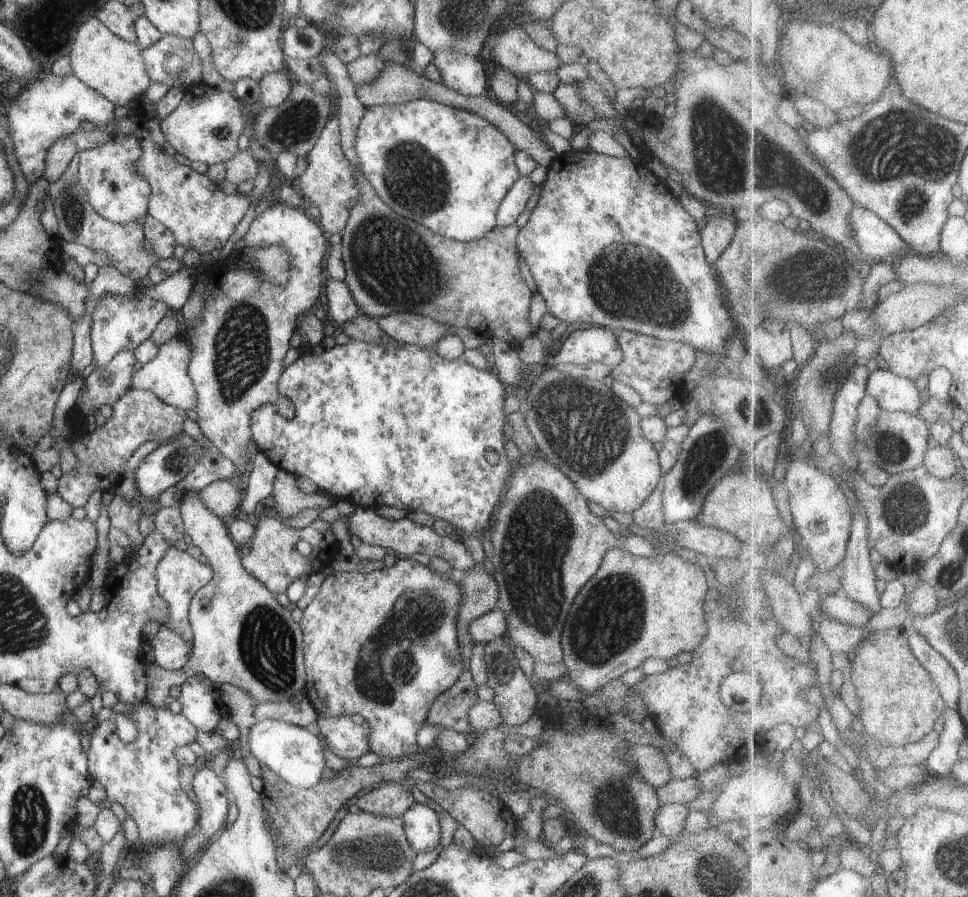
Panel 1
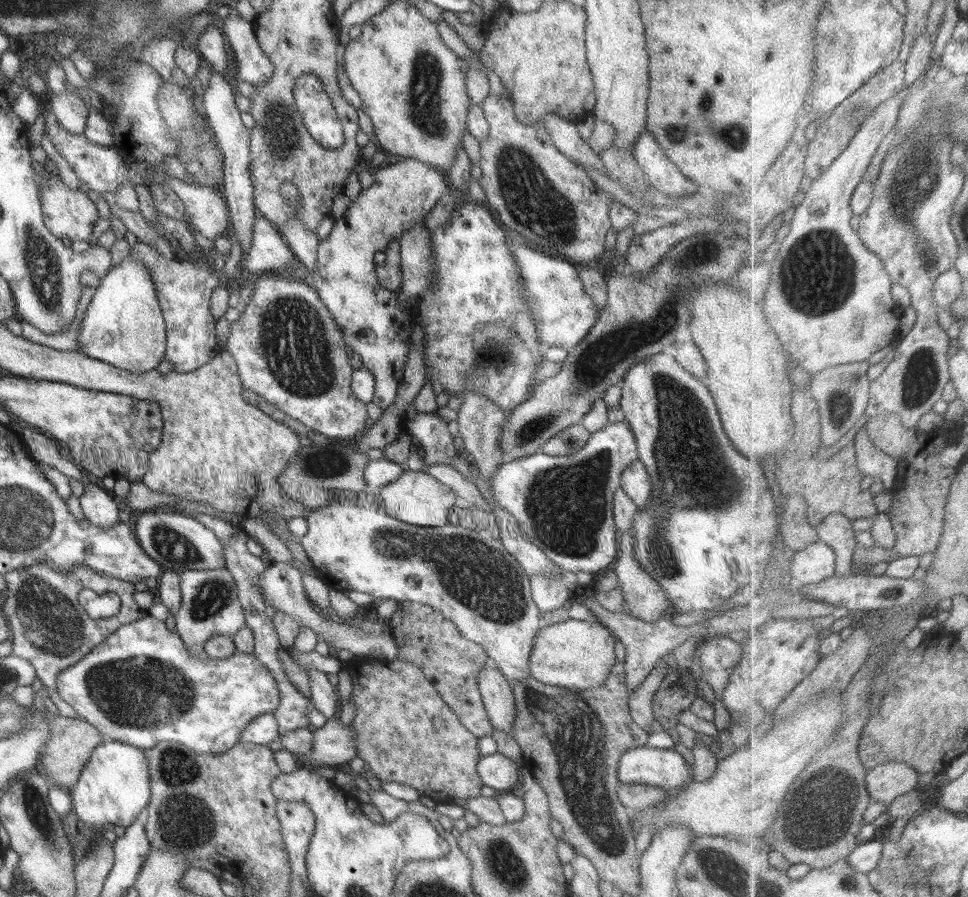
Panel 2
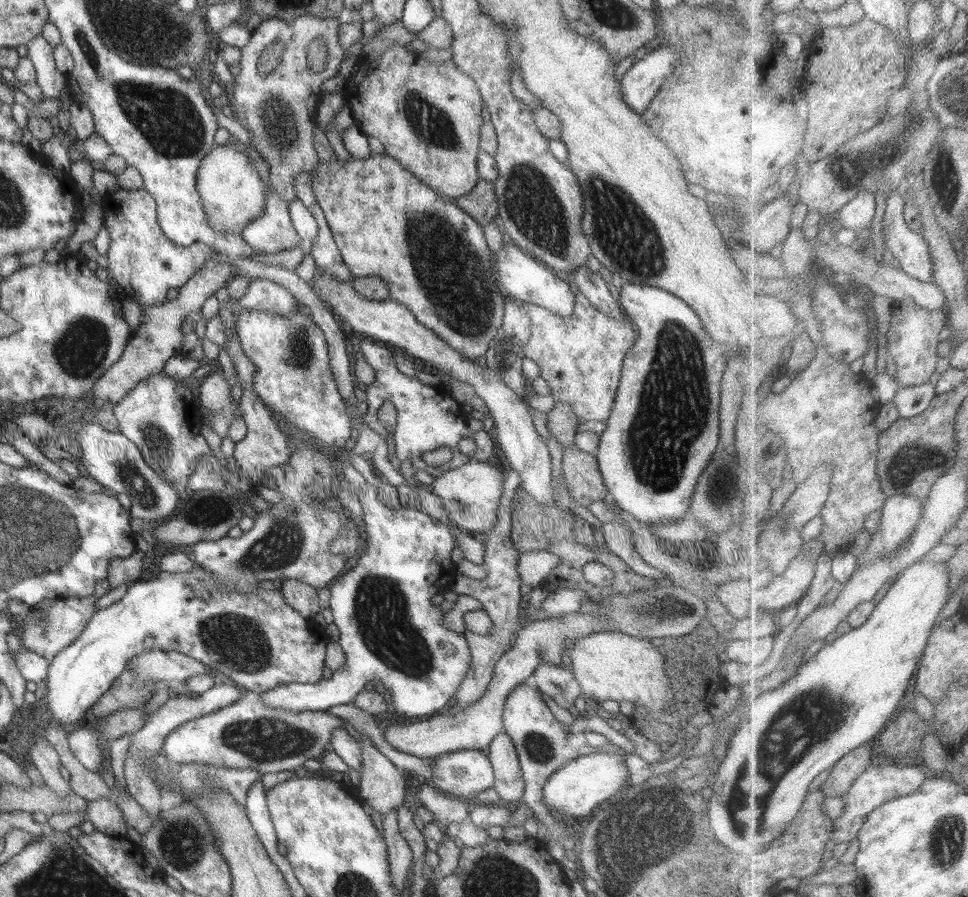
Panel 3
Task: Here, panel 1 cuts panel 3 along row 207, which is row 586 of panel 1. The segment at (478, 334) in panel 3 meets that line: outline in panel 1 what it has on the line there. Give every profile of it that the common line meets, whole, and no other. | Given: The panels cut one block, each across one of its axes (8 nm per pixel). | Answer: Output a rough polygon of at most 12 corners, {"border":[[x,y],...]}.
{"border":[[331,571],[305,697],[382,761],[464,670],[457,575]]}

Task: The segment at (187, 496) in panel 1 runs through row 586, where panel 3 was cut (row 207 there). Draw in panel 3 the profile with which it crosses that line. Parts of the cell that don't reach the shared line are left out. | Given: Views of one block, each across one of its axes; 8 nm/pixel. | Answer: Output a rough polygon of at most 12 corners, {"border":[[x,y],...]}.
{"border":[[230,142],[204,155],[195,187],[215,230],[264,214],[264,182]]}

